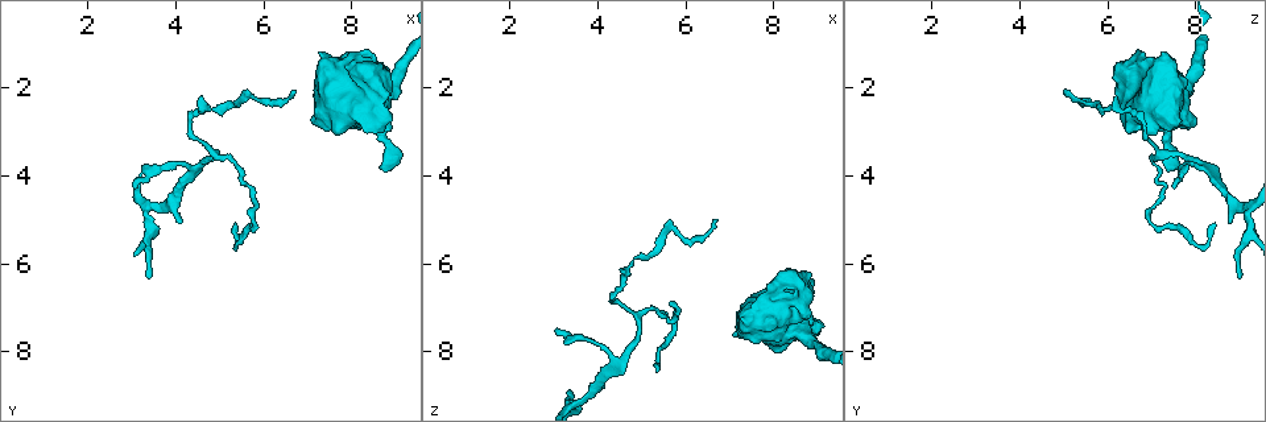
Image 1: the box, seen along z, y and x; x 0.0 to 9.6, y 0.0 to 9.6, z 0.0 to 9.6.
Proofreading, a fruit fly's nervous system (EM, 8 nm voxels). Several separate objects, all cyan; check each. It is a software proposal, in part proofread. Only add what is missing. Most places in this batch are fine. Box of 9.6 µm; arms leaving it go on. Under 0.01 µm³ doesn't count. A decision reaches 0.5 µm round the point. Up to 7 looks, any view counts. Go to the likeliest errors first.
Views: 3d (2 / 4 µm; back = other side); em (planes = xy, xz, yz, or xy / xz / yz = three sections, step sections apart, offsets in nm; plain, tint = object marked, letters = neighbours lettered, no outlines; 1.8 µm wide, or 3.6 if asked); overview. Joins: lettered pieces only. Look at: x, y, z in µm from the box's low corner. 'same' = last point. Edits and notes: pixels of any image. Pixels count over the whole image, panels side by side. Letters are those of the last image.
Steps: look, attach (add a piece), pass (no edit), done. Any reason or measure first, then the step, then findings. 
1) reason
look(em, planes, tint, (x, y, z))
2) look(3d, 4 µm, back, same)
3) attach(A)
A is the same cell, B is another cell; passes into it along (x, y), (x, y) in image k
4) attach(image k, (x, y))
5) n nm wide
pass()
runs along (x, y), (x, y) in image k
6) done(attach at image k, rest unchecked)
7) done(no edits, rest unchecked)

branch stops here
look(3d, 2 µm, (3.00, 4.25, 7.55))

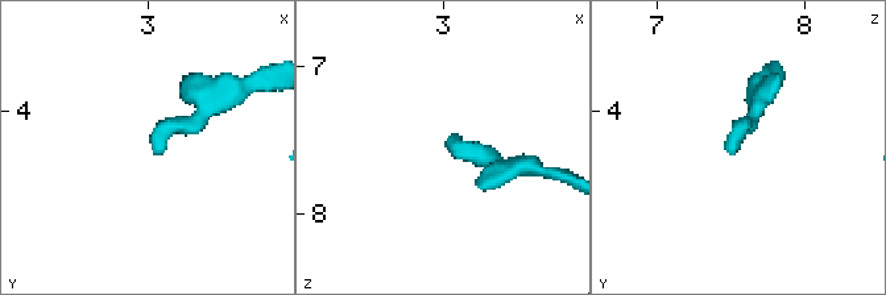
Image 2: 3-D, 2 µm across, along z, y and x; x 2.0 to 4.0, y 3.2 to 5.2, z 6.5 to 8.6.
need the tissue
look(em, planes, tint, (3.06, 4.30, 7.52))

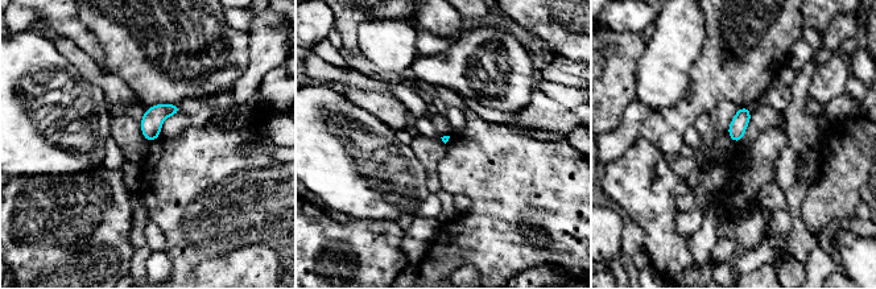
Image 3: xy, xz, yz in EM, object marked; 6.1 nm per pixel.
look(em, planes, letters, same)

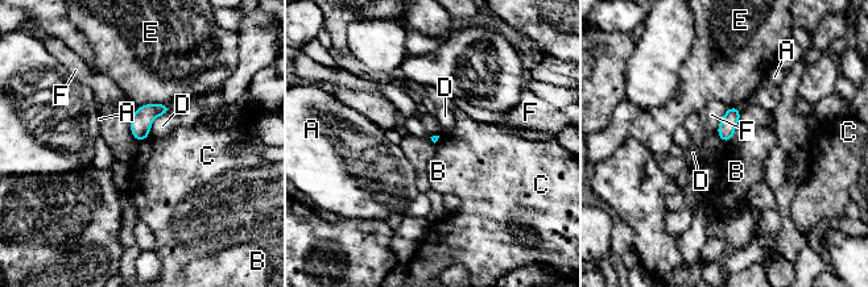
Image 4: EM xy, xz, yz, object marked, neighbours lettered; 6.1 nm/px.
pass()
A, B, C, D, E and F are other cells; no lettered piece goes on from it

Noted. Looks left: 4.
long arm stops here
look(em, planes, letters, (6.70, 2.10, 5.00))

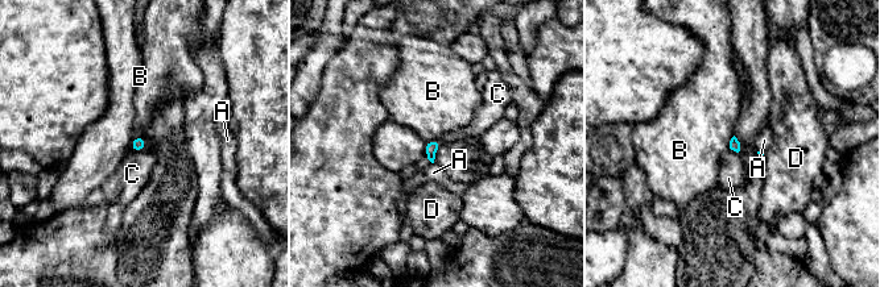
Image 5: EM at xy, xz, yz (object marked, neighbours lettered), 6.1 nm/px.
pass()
A, B, C and D are other cells; border along (438, 138), (425, 145), (424, 154) in image 5; no lettered piece goes on from it

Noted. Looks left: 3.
free end
look(em, planes, tint, (8.60, 3.85, 7.45))

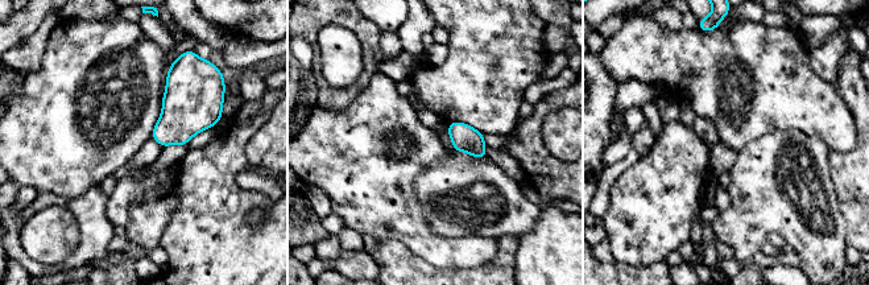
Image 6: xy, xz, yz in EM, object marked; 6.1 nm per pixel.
look(em, planes, letters, same)

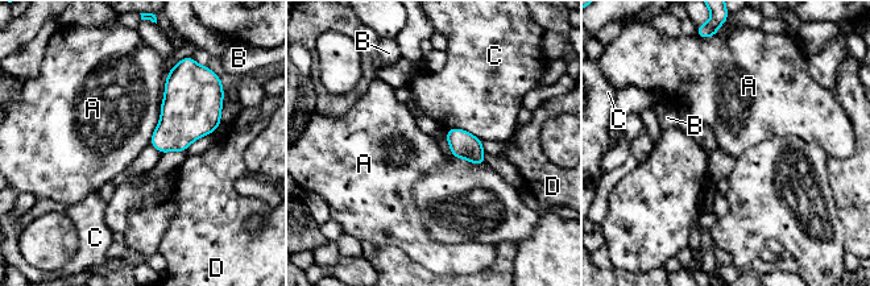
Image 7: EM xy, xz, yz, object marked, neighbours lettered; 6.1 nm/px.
pass()
A, B, C and D are other cells; border along (162, 99), (158, 124), (148, 144) in image 7; none of them fits

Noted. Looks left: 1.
done(no edits, rest unchecked)

